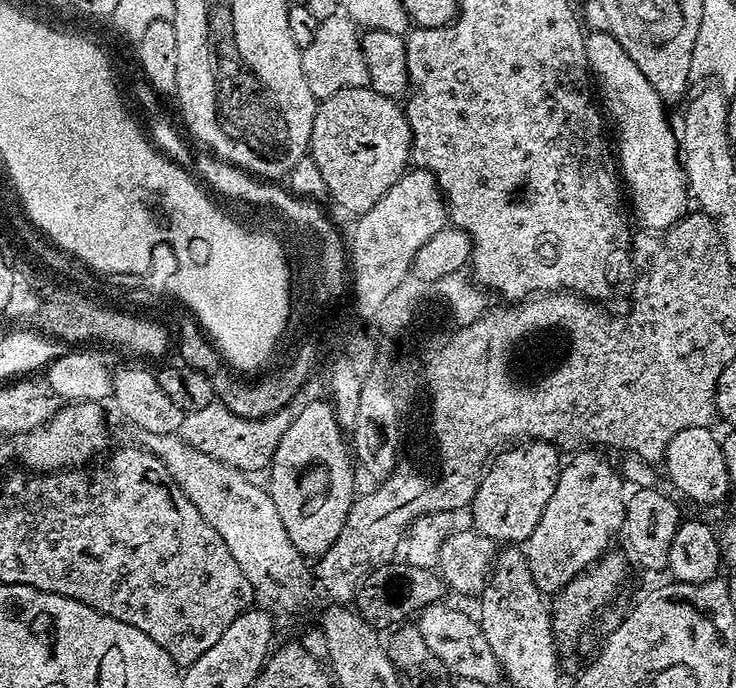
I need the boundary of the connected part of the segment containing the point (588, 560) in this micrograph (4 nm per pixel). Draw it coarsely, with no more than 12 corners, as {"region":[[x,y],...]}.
{"region":[[596,452],[561,467],[526,542],[542,593],[565,588],[624,518],[621,473]]}

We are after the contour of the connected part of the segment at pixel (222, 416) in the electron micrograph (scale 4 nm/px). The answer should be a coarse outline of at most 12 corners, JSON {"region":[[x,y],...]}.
{"region":[[223,404],[185,419],[179,437],[245,474],[267,469],[279,415],[247,420]]}

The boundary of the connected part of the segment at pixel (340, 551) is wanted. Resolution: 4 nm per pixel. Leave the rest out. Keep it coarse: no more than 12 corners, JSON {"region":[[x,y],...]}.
{"region":[[353,501],[338,538],[315,561],[319,586],[349,603],[390,562],[416,504]]}

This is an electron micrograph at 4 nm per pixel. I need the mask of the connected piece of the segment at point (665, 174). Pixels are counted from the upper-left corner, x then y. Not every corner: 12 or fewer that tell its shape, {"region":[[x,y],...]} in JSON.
{"region":[[611,31],[584,45],[639,227],[690,208],[666,101]]}

